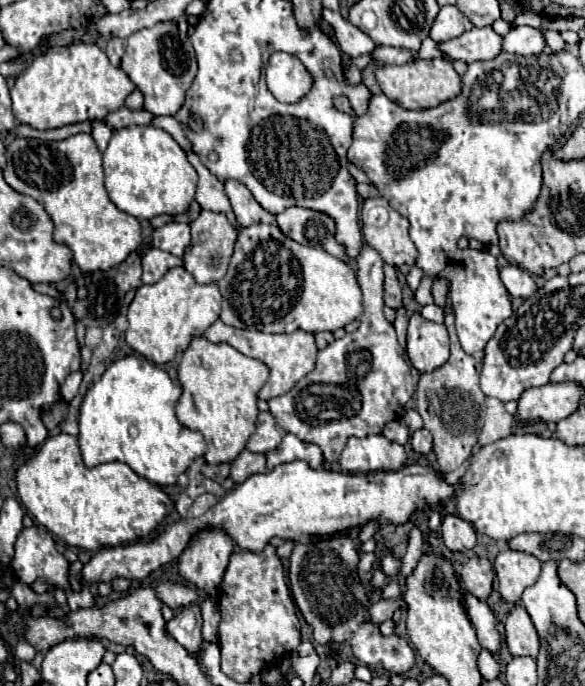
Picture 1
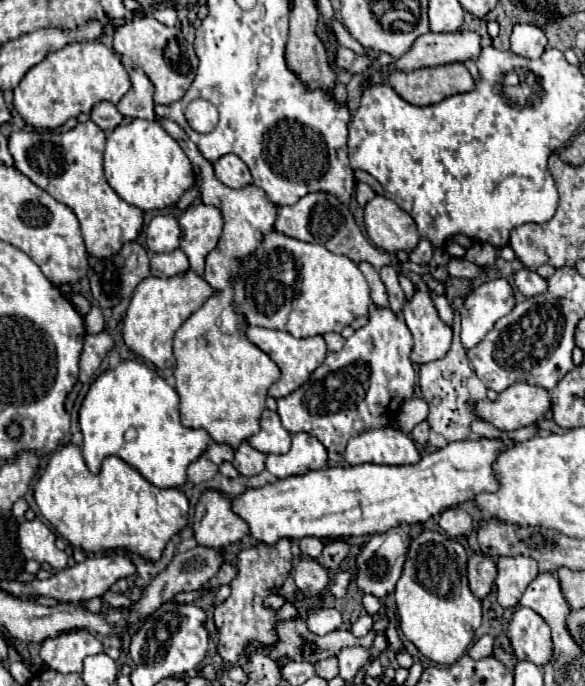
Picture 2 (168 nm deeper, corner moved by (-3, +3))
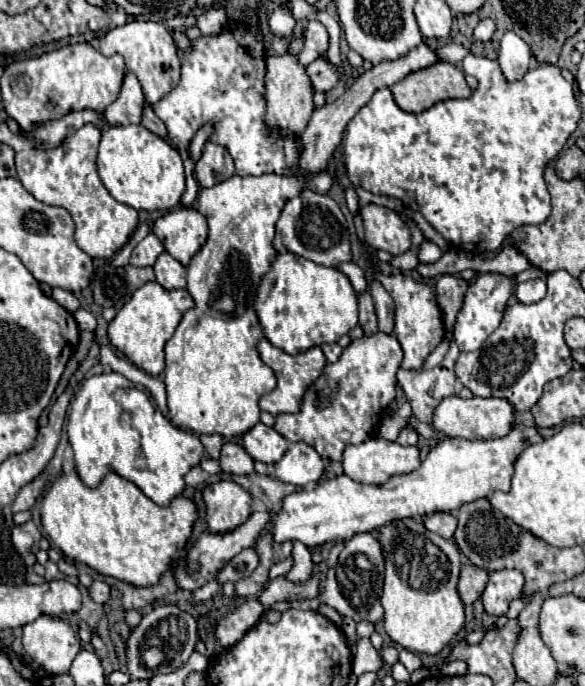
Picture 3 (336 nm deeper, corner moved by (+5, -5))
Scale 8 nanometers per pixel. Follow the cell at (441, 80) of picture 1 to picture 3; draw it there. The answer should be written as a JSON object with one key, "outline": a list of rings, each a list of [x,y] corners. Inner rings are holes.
{"outline":[[[440,61],[432,67],[426,67],[418,73],[410,73],[406,75],[402,81],[398,81],[396,85],[390,87],[392,95],[394,95],[394,101],[400,109],[408,111],[408,113],[422,113],[426,109],[430,109],[432,105],[436,105],[438,101],[444,101],[444,99],[464,99],[468,97],[472,91],[464,79],[464,71],[458,67],[458,65],[452,65],[452,63],[446,63],[446,61]]]}

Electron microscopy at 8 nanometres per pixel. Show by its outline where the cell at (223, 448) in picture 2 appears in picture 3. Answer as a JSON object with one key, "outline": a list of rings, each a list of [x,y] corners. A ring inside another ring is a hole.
{"outline":[[[202,435],[200,441],[206,447],[206,455],[210,459],[218,459],[220,457],[220,451],[222,451],[222,445],[224,445],[224,439],[220,435]]]}

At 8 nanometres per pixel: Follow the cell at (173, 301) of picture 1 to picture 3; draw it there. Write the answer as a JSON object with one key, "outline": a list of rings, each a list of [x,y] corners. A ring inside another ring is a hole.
{"outline":[[[158,283],[142,285],[132,299],[118,311],[118,315],[108,325],[108,337],[112,347],[126,355],[130,363],[148,375],[160,375],[164,371],[164,345],[178,327],[182,315],[194,307],[194,299],[186,289],[164,289]]]}

